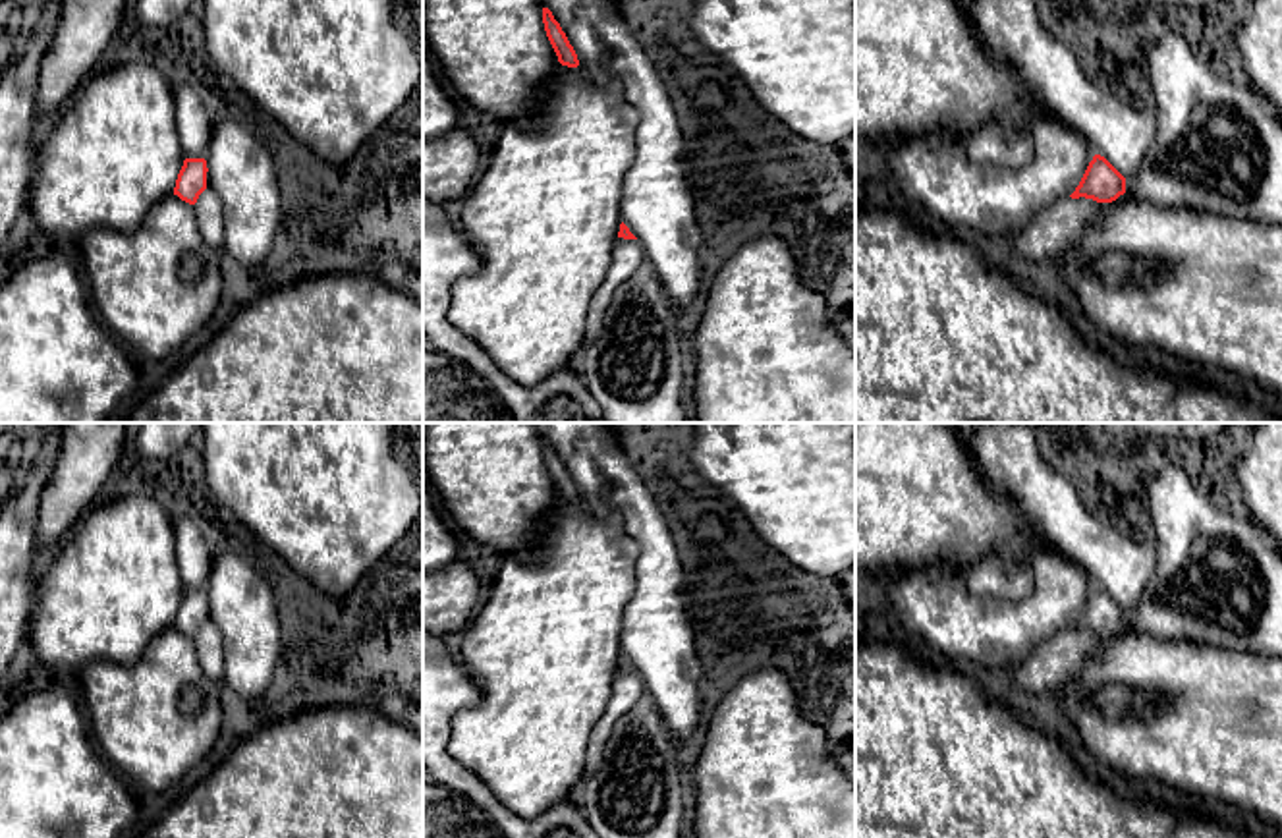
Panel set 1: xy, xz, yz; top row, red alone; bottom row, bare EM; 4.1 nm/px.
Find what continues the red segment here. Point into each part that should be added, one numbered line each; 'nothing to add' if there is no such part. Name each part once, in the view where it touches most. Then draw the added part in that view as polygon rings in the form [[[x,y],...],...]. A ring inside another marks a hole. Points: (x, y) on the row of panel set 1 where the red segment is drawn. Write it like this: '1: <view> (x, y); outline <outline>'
nothing to add

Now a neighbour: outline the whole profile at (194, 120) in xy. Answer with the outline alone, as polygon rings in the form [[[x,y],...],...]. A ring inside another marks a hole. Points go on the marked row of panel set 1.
[[[180,85],[174,93],[176,126],[185,158],[205,158],[214,122],[203,97],[191,87]]]

